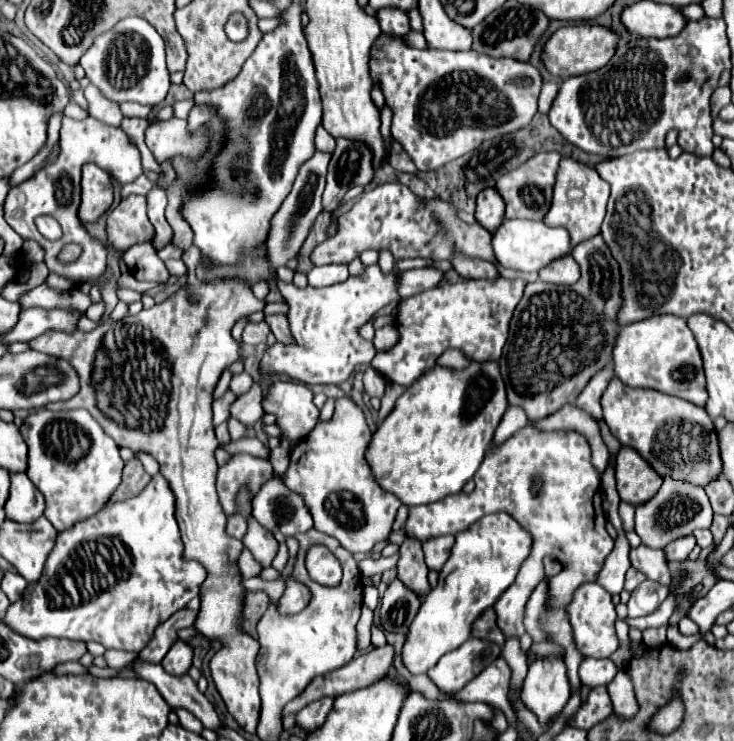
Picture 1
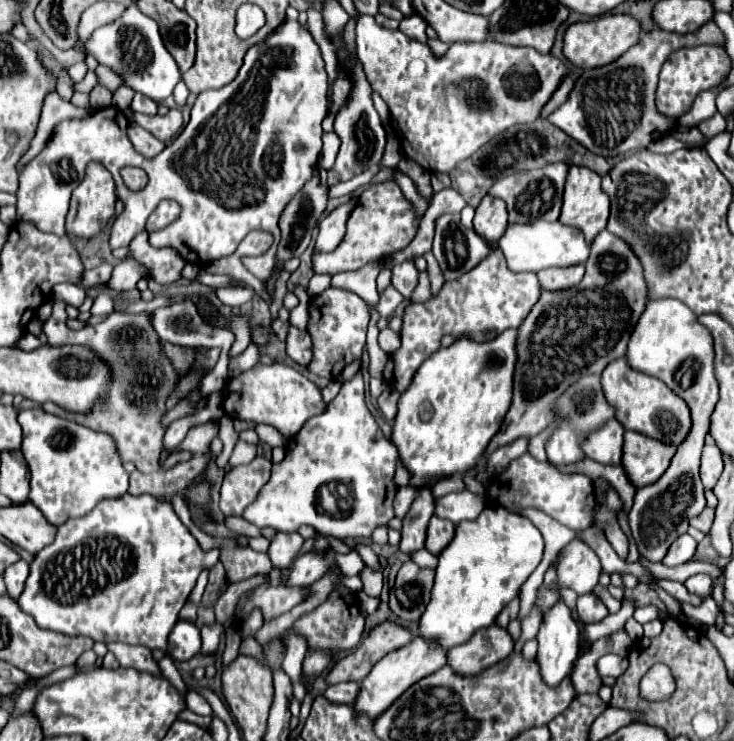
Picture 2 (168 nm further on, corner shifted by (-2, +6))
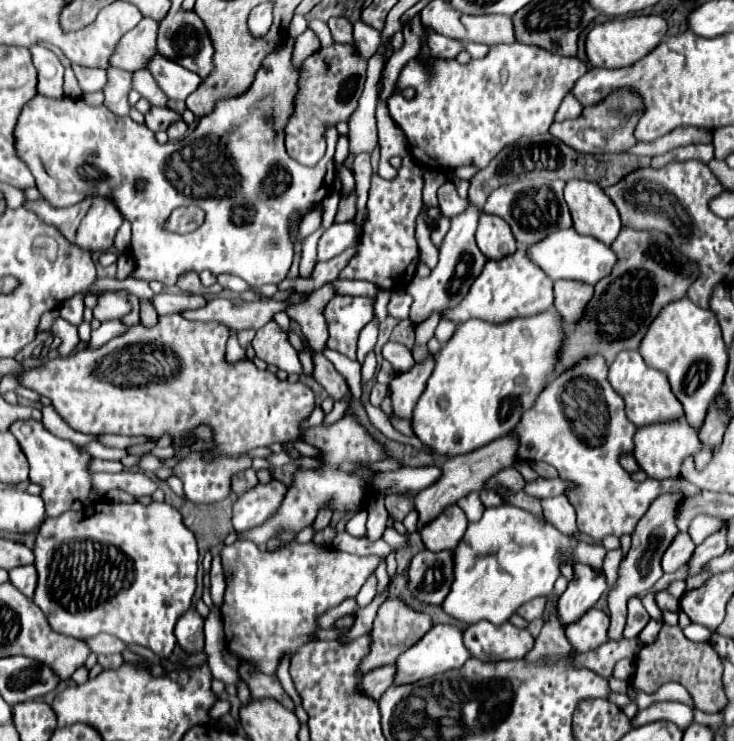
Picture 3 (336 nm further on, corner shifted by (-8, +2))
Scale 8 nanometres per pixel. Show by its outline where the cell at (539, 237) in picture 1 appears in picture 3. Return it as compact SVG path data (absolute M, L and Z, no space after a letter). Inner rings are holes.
M560 229L556 233L550 233L548 237L544 237L544 241L538 241L536 245L528 245L526 253L528 257L532 257L532 261L536 261L536 265L540 265L540 269L544 269L544 273L552 281L576 279L590 285L596 285L602 277L606 277L616 261L616 255L608 245L600 243L594 237L580 235L576 233L576 229Z

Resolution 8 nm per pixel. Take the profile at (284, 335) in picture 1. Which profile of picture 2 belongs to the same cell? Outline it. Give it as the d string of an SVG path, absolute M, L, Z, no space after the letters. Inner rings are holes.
M290 327L288 339L286 339L286 351L298 365L308 367L310 361L312 361L312 341L310 341L310 335L306 331Z

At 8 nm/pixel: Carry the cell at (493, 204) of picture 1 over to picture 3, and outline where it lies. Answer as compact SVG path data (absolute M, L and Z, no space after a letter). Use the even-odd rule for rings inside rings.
M488 213L480 215L476 229L476 243L488 259L502 259L518 249L516 239L508 229L508 223L502 217L492 217Z

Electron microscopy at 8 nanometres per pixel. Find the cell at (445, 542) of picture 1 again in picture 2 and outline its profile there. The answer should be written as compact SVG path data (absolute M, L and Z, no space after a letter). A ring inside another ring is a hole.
M434 515L430 519L428 533L426 533L426 549L432 555L438 555L452 541L452 537L454 537L454 523Z

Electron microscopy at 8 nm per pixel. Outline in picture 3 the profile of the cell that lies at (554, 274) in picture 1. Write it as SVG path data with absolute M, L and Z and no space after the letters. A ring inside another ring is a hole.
M554 281L554 309L564 323L572 323L580 319L592 293L594 287L584 285L582 281Z

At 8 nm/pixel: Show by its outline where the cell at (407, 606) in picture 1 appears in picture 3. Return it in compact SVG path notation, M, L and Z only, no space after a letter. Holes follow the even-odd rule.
M418 551L408 571L408 589L424 605L442 605L452 585L452 551Z

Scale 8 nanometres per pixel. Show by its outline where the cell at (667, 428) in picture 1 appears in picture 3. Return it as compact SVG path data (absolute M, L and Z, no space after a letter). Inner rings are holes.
M624 351L616 361L610 365L608 381L614 387L614 391L624 399L626 403L626 417L636 425L644 427L648 423L670 423L670 421L680 421L684 417L682 403L674 397L670 383L662 371L646 367L644 359L640 357L638 351Z

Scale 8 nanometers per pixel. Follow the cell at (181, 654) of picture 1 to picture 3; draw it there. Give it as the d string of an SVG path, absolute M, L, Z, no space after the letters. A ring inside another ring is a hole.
M190 609L186 611L180 621L176 623L176 639L180 647L186 653L202 653L204 651L204 631L202 631L204 619L198 615L198 611Z

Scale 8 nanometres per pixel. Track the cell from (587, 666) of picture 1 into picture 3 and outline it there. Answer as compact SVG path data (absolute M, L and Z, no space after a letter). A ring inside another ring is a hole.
M620 659L612 671L612 677L618 677L622 681L630 681L634 673L634 661L632 659Z

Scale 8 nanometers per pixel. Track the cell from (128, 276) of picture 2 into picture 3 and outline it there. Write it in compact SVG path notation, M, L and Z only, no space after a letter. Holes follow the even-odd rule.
M288 37L272 53L268 53L252 81L250 89L236 97L220 99L212 113L200 117L198 127L182 141L160 145L154 133L146 125L138 125L132 119L114 115L108 107L88 107L82 99L62 97L46 99L36 95L20 113L16 133L16 149L36 179L40 195L54 207L70 207L84 199L84 195L104 195L114 199L120 213L132 223L130 255L136 264L130 276L150 282L160 281L172 287L178 275L186 271L202 273L210 269L214 275L232 273L242 277L248 285L260 287L268 283L280 283L292 263L290 241L290 215L308 215L330 193L336 177L334 149L338 131L326 125L326 155L314 167L292 165L292 159L284 147L284 129L292 117L292 107L300 81L300 67L292 63L294 39ZM142 177L146 181L144 191L134 189L134 181ZM180 205L198 205L206 213L206 221L192 233L178 235L162 229L164 219L172 209Z

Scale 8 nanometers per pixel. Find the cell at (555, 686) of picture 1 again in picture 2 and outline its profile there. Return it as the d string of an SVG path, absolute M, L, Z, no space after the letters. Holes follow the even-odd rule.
M558 601L544 613L538 645L542 679L554 687L572 671L578 655L578 625L564 601Z

